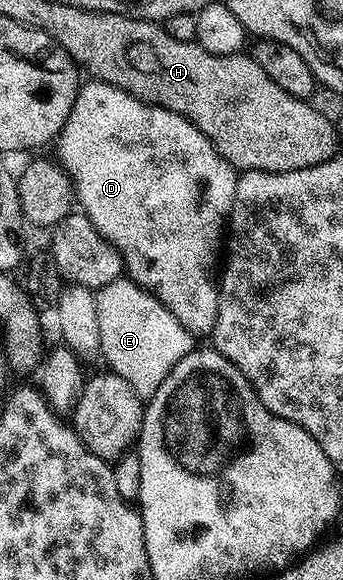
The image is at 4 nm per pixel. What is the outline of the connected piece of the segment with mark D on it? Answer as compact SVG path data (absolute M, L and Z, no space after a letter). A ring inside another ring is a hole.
M88 80L81 85L74 100L74 108L70 108L70 116L60 130L60 136L55 143L55 157L59 165L64 167L69 180L72 181L75 201L79 209L94 224L94 228L111 244L124 260L124 274L136 282L144 290L148 290L162 303L168 311L194 336L211 335L214 320L218 320L218 263L222 258L222 239L226 234L226 223L229 221L234 204L234 192L238 171L226 161L214 148L211 138L207 138L195 124L181 114L175 114L164 106L153 106L151 102L143 102L130 92L112 86L108 82Z

